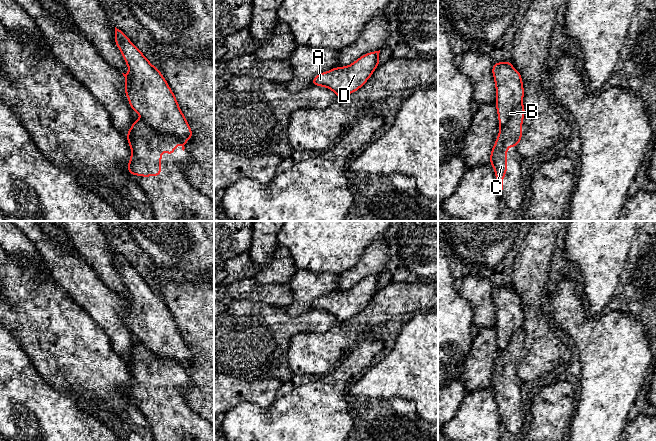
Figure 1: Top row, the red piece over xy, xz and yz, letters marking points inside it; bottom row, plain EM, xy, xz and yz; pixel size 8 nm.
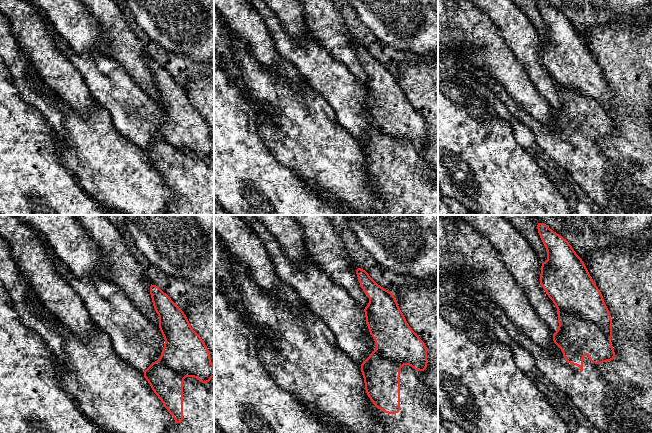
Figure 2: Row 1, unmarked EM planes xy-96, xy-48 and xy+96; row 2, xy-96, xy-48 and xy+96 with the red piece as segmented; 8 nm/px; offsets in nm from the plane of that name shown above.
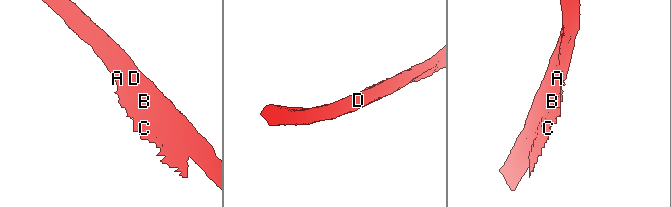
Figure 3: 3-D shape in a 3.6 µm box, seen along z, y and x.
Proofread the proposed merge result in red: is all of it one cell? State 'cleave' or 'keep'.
keep

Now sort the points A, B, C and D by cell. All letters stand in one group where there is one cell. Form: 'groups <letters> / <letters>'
groups A B C D

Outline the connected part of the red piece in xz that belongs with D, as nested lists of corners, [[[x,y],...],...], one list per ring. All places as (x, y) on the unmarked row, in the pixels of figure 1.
[[[379,275],[364,278],[349,290],[335,291],[322,296],[312,303],[313,310],[322,310],[332,314],[342,322],[360,313],[372,300],[381,286]]]

